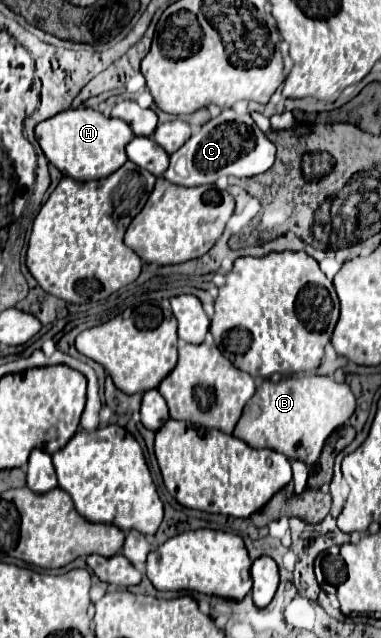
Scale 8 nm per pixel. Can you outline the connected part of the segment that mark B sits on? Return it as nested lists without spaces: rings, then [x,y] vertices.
[[[289,377],[279,383],[265,379],[255,395],[247,401],[243,415],[233,431],[235,437],[259,449],[267,447],[287,455],[291,461],[301,459],[313,465],[323,449],[325,439],[343,425],[355,411],[355,395],[349,385],[337,383],[333,377]]]

